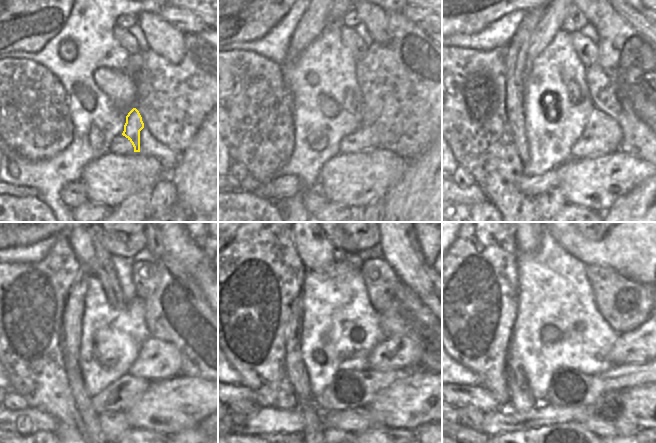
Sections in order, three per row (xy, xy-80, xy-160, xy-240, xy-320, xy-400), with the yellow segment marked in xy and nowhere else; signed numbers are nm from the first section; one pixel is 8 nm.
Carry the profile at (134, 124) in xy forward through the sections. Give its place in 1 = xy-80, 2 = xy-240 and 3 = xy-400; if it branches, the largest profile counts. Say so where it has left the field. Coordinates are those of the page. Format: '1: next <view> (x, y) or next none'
1: next xy-80 (352, 106)
2: next xy-240 (93, 256)
3: next xy-400 (527, 242)

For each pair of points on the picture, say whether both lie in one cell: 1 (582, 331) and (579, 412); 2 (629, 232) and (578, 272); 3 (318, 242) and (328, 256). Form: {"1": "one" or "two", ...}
{"1": "two", "2": "two", "3": "one"}

